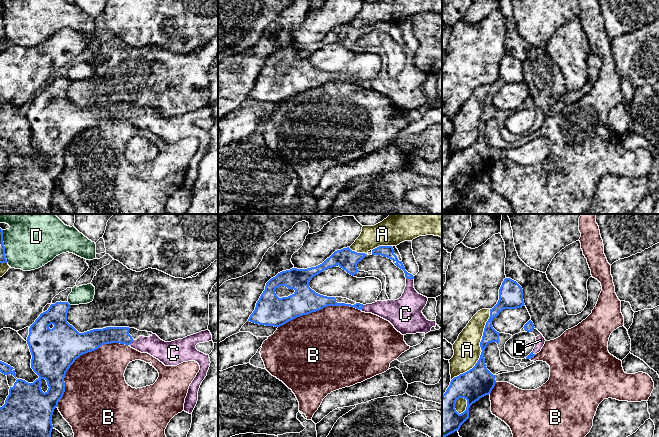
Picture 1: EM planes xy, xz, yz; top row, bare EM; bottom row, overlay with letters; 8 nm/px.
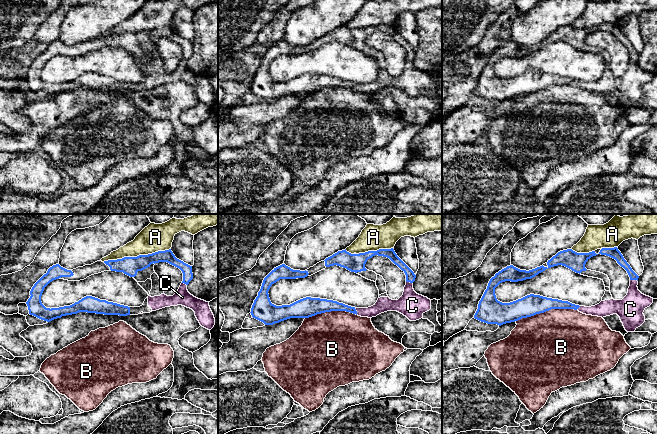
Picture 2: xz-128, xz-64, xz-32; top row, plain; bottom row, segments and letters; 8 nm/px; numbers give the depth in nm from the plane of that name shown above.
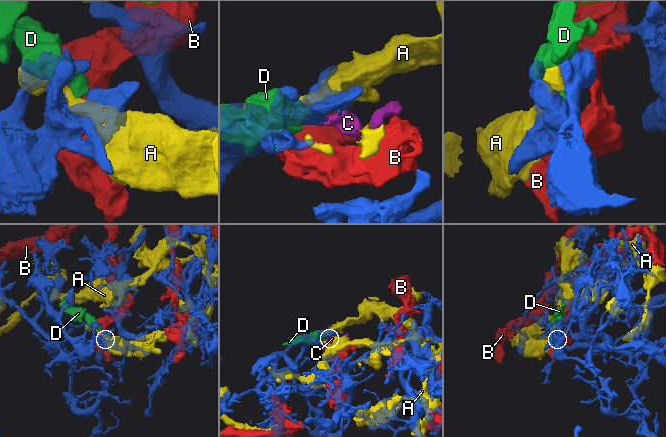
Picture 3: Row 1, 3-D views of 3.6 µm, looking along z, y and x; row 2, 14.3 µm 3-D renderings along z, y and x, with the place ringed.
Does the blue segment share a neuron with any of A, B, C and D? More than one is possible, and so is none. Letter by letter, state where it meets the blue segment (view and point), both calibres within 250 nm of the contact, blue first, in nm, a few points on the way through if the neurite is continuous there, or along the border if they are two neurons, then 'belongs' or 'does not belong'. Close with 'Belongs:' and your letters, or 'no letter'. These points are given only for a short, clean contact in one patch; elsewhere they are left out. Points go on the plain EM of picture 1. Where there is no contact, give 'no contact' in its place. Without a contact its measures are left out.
A: contact yz (475, 140); calibres 240 and 220 nm; does not belong
B: contact xy (78, 133); calibres 360 and 480 nm; does not belong
C: contact xz (410, 54); calibres 70 and 220 nm; belongs
D: contact xy (4, 22); calibres 50 and 360 nm; does not belong
Belongs: C

